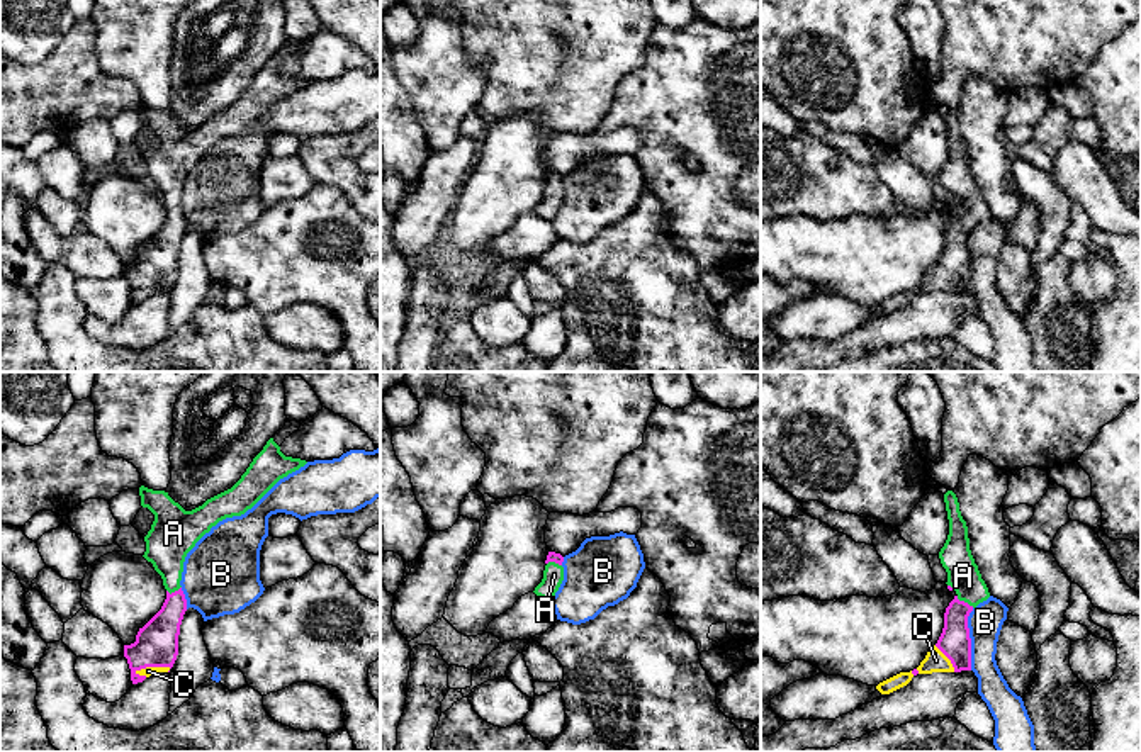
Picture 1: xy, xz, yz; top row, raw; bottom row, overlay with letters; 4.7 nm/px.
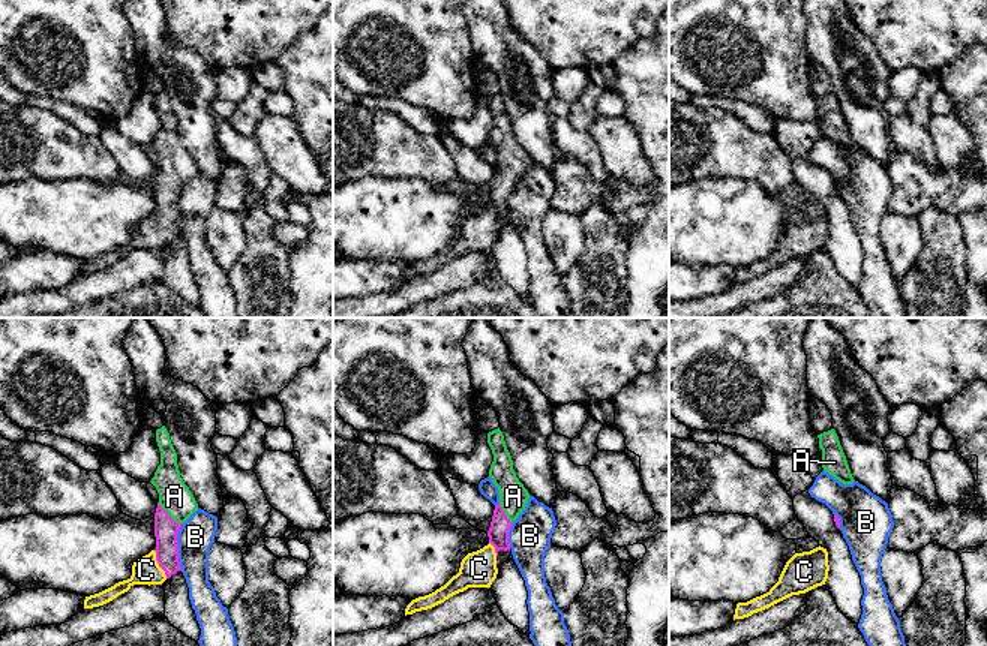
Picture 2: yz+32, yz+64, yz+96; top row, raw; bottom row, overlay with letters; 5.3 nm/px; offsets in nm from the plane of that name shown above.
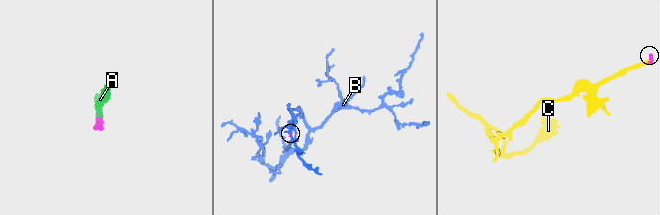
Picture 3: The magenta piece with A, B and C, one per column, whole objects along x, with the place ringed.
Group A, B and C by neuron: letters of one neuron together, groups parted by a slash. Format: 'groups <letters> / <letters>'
groups A C / B

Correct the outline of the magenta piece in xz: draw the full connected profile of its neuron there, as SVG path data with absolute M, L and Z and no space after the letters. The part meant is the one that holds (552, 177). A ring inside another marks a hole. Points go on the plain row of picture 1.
M548 171L545 180L545 190L542 202L535 207L535 214L543 219L552 219L555 212L559 210L562 200L564 200L564 187L562 187L564 177L555 171Z

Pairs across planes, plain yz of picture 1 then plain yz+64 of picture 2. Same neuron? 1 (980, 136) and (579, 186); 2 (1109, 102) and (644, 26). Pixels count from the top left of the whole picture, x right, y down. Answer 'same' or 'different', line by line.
1: different
2: different

